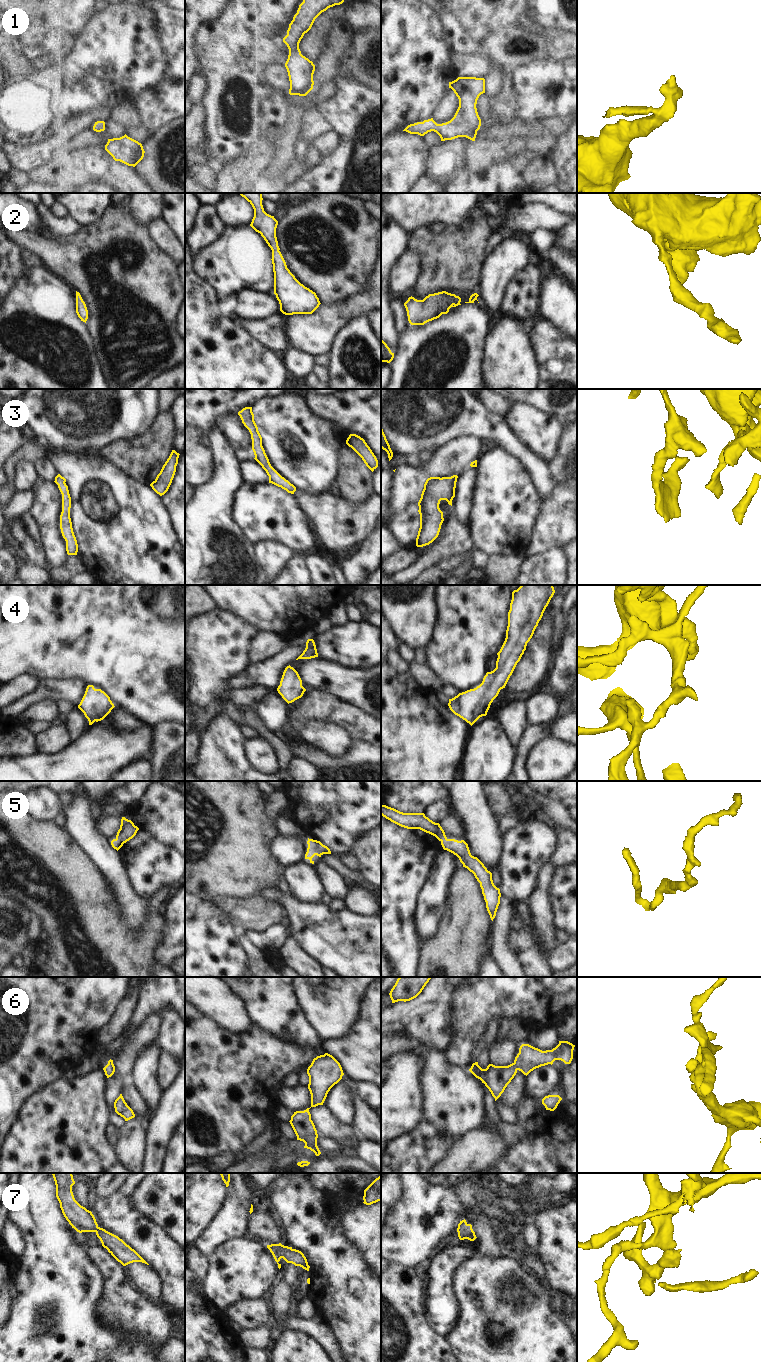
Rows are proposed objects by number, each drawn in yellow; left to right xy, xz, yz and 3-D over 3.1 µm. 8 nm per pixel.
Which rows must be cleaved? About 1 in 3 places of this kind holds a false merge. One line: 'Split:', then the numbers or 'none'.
Split: none

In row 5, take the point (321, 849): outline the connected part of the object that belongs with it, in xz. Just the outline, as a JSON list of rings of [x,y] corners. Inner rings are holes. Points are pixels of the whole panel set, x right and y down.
[[[309,839],[307,841],[308,848],[305,854],[305,859],[309,859],[310,863],[314,864],[312,858],[317,855],[321,857],[323,854],[331,854],[330,849],[323,845],[320,841]]]

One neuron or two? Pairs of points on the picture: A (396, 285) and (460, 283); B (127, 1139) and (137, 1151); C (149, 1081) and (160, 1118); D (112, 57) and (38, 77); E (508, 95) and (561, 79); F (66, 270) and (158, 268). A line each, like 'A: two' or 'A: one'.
A: two
B: one
C: two
D: one
E: one
F: one

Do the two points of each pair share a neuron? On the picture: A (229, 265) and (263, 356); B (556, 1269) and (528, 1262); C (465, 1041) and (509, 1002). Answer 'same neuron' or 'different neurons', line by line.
A: different neurons
B: different neurons
C: same neuron

